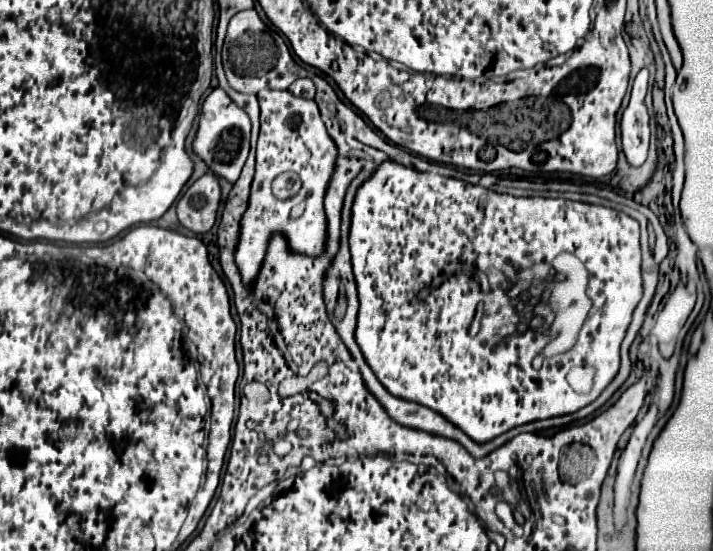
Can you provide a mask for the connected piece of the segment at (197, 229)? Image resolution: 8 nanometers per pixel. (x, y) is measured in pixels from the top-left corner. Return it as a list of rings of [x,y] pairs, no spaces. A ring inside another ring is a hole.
[[[206,173],[188,187],[184,197],[178,201],[178,219],[192,233],[208,233],[216,223],[222,189],[214,173]]]

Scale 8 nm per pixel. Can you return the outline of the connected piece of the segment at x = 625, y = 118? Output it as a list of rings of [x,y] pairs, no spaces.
[[[642,69],[632,85],[630,103],[622,115],[622,149],[630,165],[638,167],[646,161],[648,145],[650,145],[650,115],[644,105],[644,97],[648,91],[648,69]]]

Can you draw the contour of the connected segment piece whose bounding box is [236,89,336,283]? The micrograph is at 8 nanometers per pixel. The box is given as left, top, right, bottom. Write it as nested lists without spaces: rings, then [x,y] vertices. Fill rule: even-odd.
[[[260,91],[258,93],[260,101],[260,137],[258,137],[258,151],[256,151],[256,175],[252,183],[252,193],[250,193],[250,205],[246,209],[246,215],[242,219],[242,235],[240,235],[240,245],[236,249],[236,265],[242,267],[242,277],[244,283],[252,283],[254,277],[258,275],[258,269],[262,267],[266,245],[272,237],[274,231],[280,231],[286,235],[290,241],[290,247],[296,253],[302,255],[316,255],[322,253],[324,241],[326,241],[326,215],[324,215],[324,193],[326,193],[326,183],[330,181],[334,173],[334,157],[336,157],[336,145],[330,141],[330,135],[326,133],[326,127],[322,125],[318,105],[312,99],[302,99],[292,95],[290,91]],[[284,171],[294,171],[300,175],[302,187],[300,191],[290,197],[288,201],[270,201],[270,183]]]

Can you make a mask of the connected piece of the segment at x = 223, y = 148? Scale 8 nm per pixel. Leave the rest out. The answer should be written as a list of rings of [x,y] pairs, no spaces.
[[[220,87],[214,89],[204,105],[202,113],[198,117],[198,135],[194,139],[194,151],[202,157],[202,161],[218,175],[234,183],[240,177],[240,171],[246,163],[248,151],[250,151],[250,117],[244,109],[240,109]]]

